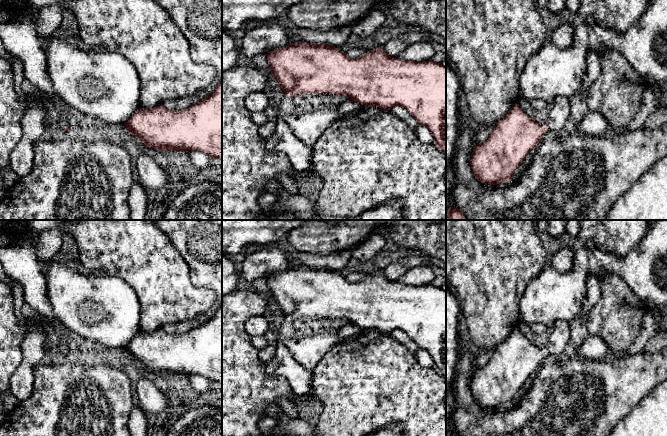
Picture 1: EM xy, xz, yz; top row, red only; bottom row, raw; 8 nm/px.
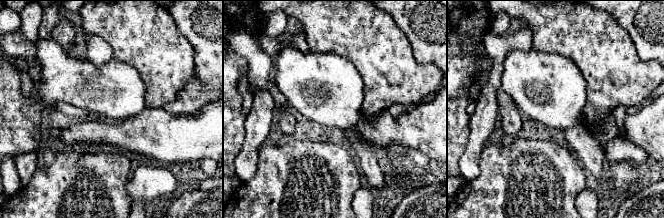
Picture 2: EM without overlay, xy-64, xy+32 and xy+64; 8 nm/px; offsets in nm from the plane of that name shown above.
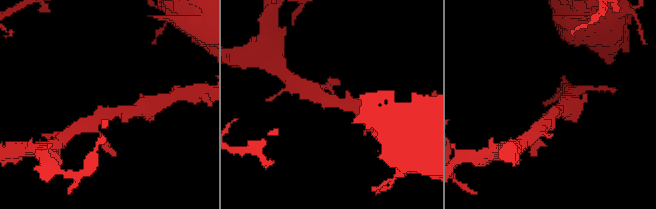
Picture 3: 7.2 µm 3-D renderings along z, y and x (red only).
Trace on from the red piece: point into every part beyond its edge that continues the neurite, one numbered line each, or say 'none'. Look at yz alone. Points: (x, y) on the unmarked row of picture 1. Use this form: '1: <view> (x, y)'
1: yz (559, 335)

